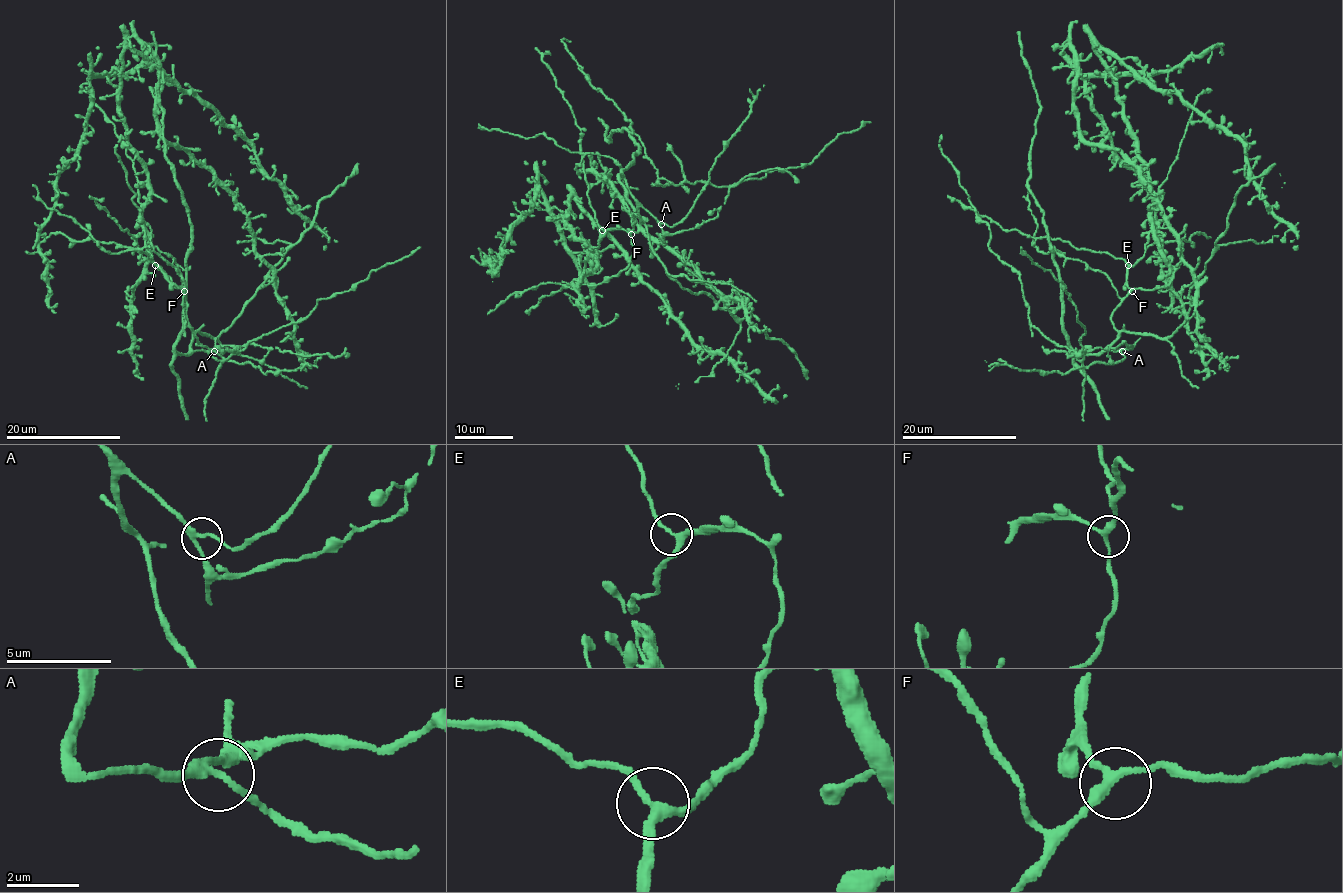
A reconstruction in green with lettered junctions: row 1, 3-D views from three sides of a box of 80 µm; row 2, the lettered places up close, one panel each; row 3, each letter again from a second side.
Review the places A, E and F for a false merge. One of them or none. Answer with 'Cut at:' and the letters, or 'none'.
Cut at: none

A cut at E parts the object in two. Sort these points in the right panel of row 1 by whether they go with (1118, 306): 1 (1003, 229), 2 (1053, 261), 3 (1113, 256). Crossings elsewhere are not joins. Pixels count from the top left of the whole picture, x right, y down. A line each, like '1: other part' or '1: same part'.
1: other part
2: same part
3: other part

